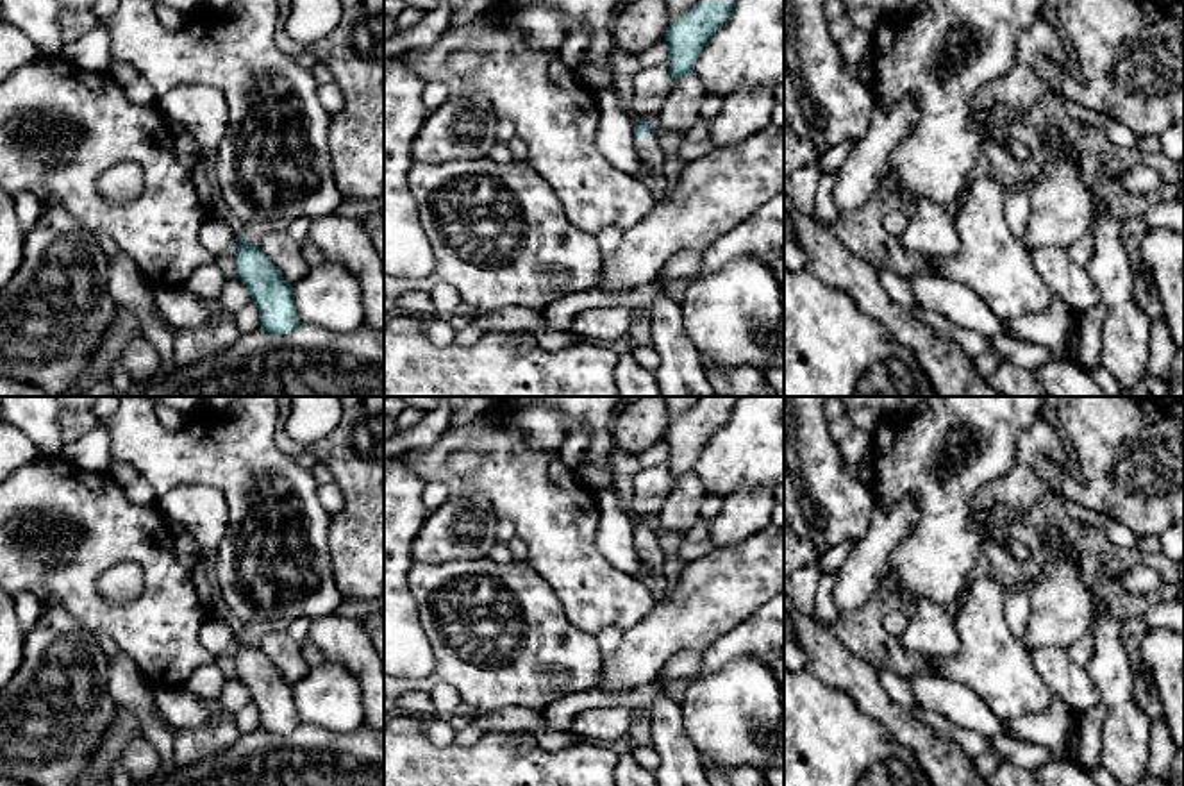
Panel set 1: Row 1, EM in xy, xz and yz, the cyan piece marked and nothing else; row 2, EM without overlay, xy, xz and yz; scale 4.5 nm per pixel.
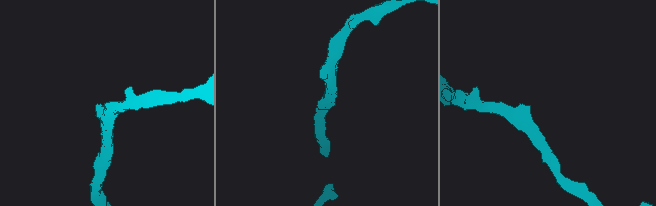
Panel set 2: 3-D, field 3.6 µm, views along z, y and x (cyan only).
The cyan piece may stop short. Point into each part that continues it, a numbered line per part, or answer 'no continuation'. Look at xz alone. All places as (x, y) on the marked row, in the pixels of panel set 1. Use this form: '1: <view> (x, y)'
1: xz (650, 150)

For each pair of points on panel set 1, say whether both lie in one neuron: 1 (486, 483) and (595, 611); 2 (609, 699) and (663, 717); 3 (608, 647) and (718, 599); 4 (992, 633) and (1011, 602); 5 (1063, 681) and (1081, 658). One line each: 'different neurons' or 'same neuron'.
1: same neuron
2: same neuron
3: different neurons
4: different neurons
5: different neurons

